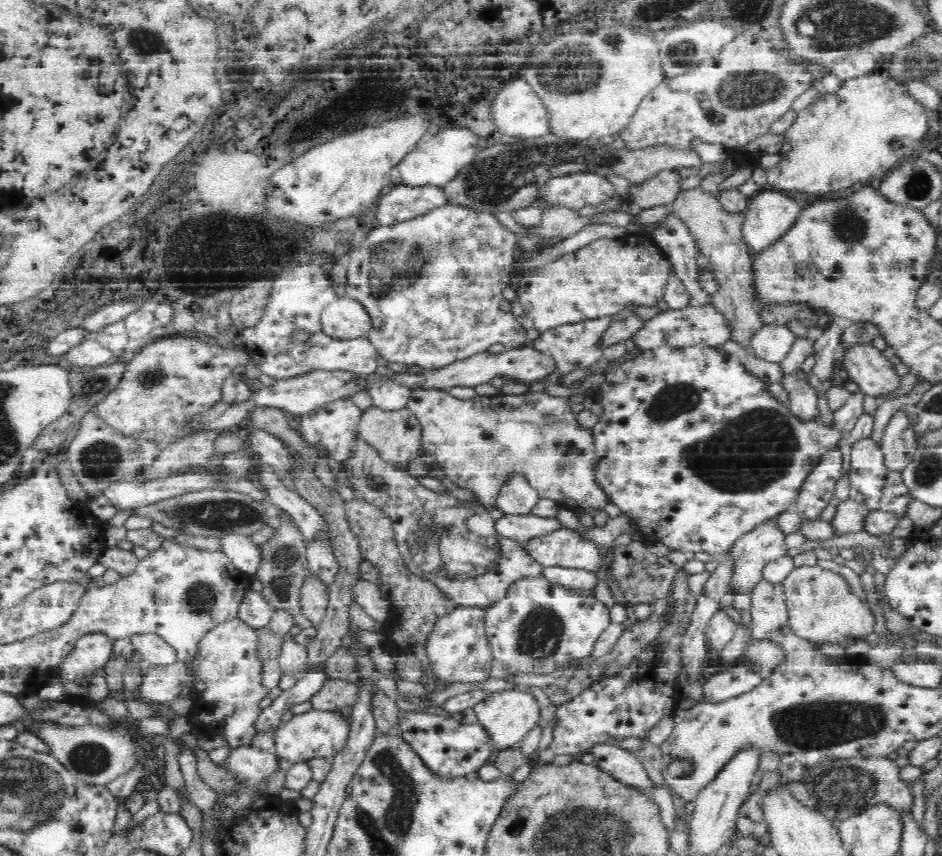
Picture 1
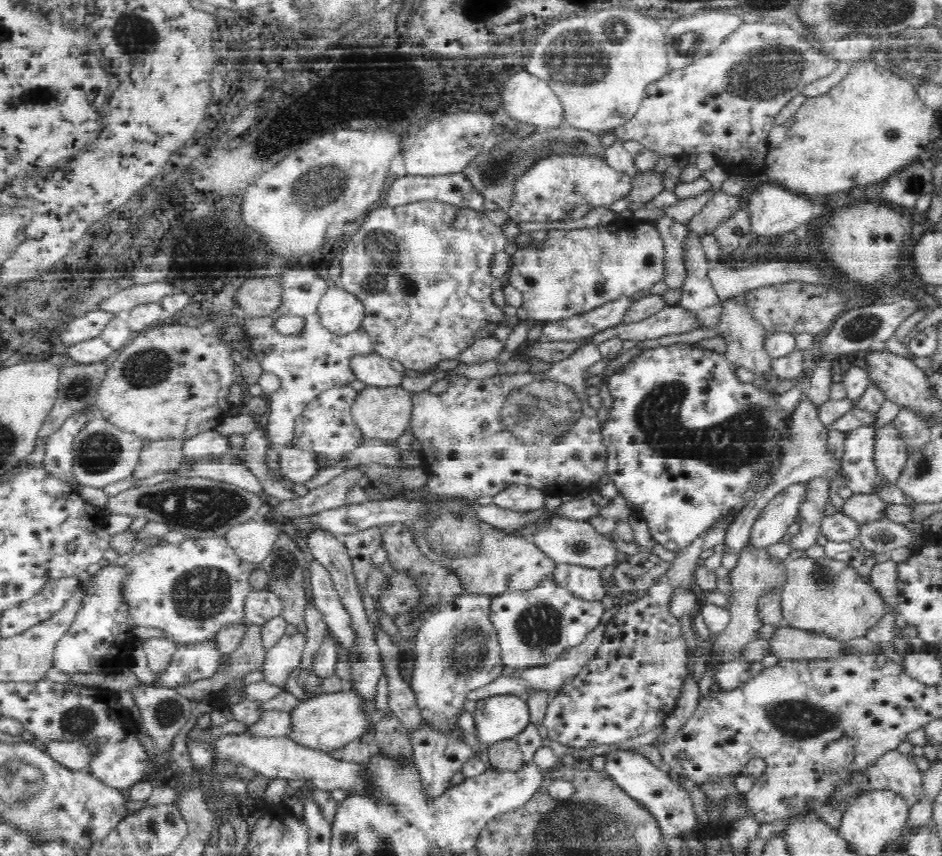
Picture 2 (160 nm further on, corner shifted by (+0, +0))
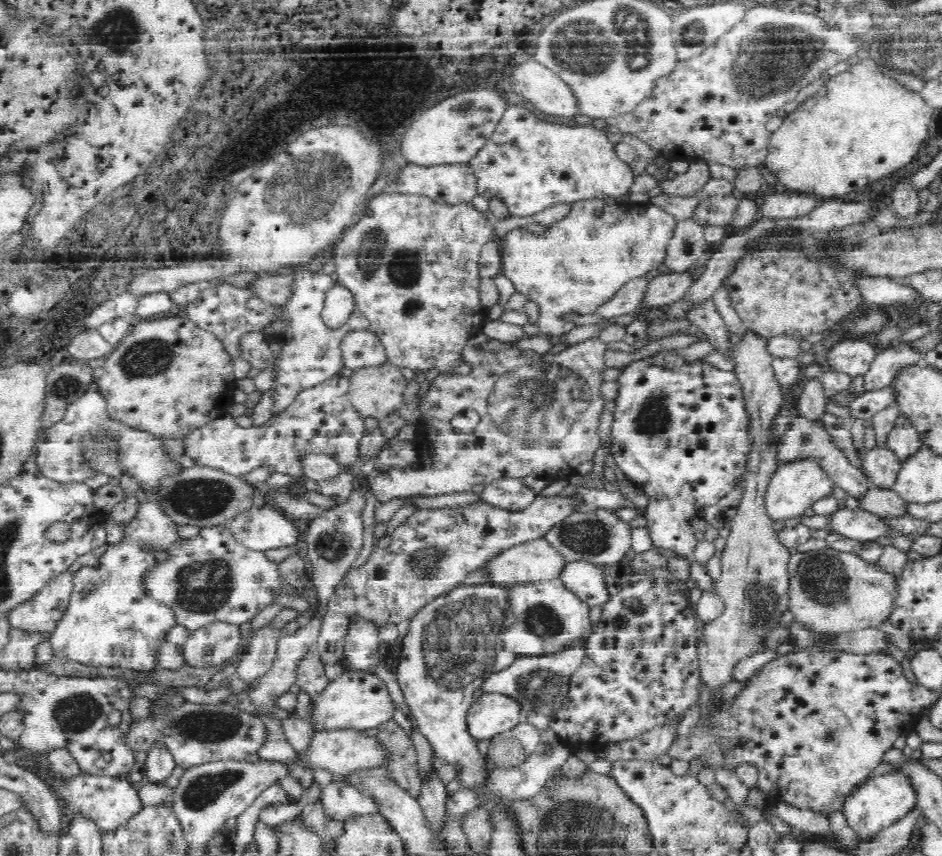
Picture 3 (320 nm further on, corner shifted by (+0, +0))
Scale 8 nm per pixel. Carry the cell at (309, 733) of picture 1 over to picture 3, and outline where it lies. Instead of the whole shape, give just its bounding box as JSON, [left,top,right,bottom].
[310,671,394,734]

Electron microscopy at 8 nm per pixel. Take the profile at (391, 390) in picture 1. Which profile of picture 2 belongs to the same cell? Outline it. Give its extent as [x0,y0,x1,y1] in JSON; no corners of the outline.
[351,353,402,389]

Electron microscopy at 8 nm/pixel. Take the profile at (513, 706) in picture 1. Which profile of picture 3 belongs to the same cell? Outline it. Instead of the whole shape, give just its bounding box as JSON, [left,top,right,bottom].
[467,693,523,739]

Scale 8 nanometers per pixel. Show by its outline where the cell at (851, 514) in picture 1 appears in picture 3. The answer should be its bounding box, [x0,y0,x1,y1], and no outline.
[857,486,906,519]

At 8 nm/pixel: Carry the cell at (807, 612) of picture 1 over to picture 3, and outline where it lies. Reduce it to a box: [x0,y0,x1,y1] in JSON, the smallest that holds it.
[788,547,895,634]

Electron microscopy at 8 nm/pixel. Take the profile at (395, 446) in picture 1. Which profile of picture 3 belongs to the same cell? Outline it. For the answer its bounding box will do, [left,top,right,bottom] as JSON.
[349,363,408,418]

